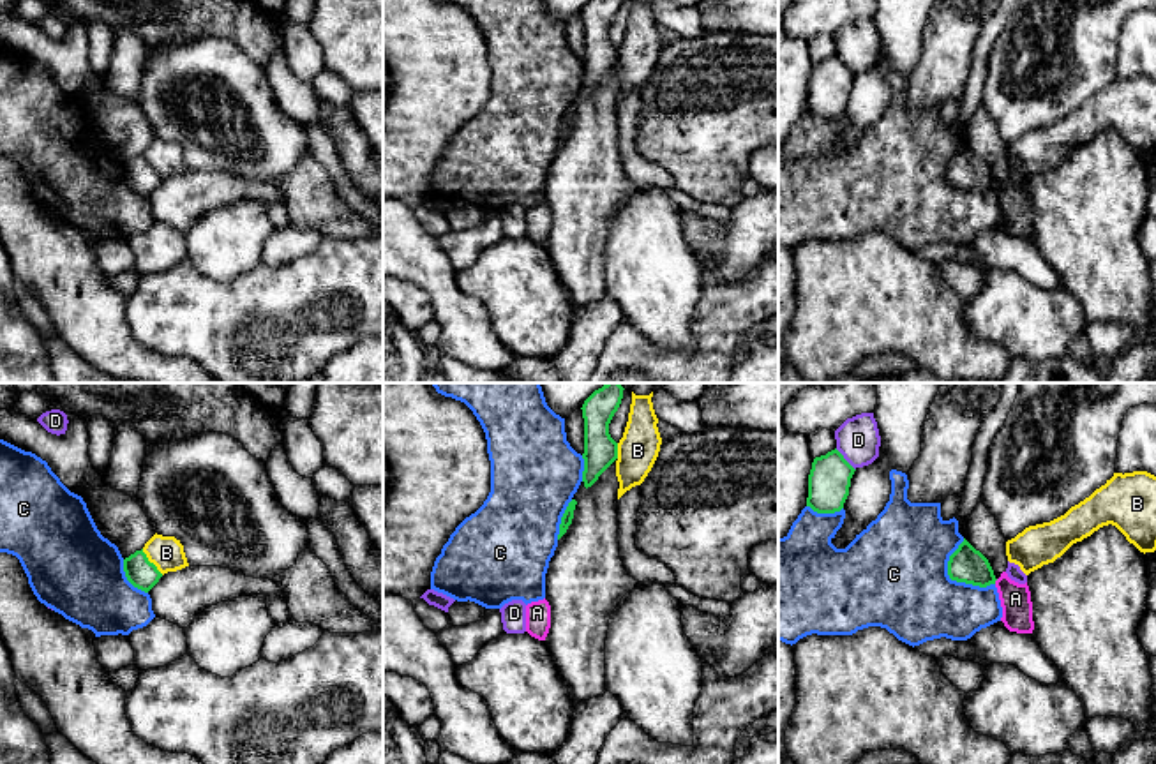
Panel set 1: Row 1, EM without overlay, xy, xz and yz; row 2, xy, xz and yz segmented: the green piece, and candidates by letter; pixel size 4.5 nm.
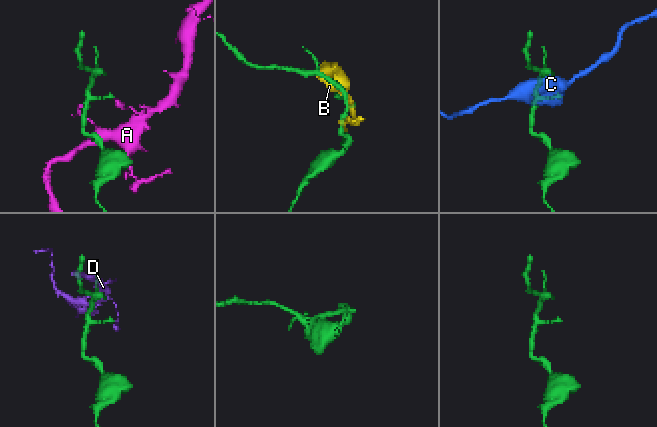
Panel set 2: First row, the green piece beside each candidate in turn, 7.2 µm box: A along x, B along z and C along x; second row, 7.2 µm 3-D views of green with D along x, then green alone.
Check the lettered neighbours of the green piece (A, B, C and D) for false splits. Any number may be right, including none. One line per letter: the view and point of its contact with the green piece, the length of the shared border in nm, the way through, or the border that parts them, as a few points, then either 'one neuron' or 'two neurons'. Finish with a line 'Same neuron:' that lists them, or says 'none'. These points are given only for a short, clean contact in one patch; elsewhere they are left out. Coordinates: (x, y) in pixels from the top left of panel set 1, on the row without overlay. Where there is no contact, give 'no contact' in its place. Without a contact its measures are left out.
A: contact yz (996, 184); length 30 nm; border yz (998, 184), (994, 187); two neurons
B: contact xy (149, 166); length 160 nm; two neurons
C: contact yz (953, 184); length 260 nm; two neurons
D: contact yz (844, 64); length 140 nm; two neurons
Same neuron: none

